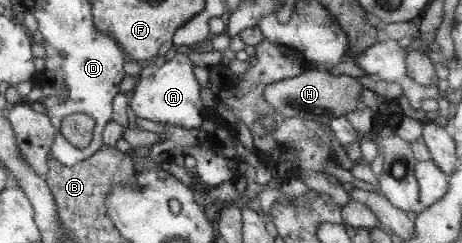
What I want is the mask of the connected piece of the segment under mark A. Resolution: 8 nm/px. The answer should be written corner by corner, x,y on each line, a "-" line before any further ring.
175,53
171,60
158,68
151,63
147,64
135,77
134,88
129,93
130,114
154,123
176,125
185,129
196,128
201,125
200,112
204,108
199,96
200,89
187,56

